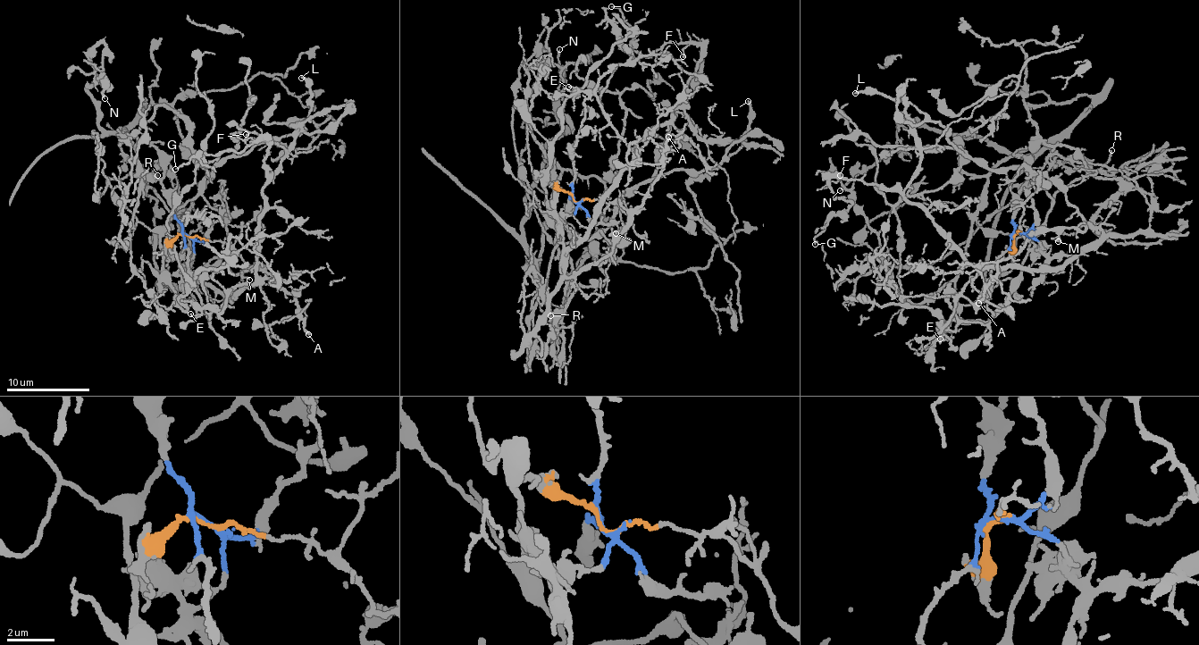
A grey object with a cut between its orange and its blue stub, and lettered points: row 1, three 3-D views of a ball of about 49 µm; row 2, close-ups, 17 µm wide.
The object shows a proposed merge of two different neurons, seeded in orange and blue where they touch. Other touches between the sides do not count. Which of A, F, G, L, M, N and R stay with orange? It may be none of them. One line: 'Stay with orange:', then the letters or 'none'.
Stay with orange: A, F, G, L, M

